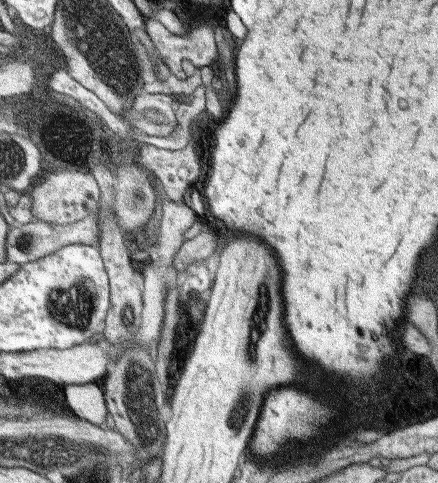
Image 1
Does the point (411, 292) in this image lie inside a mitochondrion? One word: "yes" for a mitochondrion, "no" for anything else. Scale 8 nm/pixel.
no

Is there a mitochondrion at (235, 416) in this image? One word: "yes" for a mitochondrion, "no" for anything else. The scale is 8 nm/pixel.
yes

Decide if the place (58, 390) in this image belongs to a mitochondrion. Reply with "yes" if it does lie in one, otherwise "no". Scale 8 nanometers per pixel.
no

